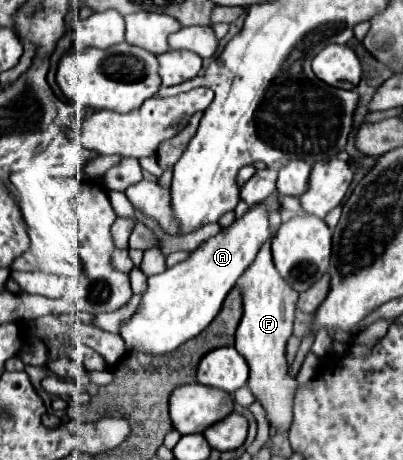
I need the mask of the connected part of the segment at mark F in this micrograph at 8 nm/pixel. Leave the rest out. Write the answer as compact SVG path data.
M270 242L262 246L252 266L244 272L244 276L240 276L238 288L242 290L244 316L236 330L236 350L244 356L250 368L248 388L256 402L262 404L268 424L274 426L276 432L286 432L292 424L292 396L298 386L296 376L290 374L286 360L286 344L292 336L298 292L292 290L274 268Z

